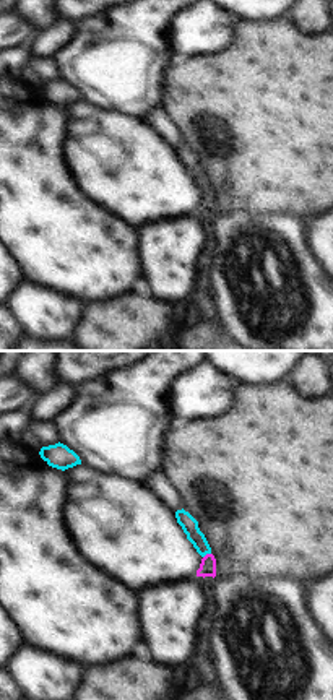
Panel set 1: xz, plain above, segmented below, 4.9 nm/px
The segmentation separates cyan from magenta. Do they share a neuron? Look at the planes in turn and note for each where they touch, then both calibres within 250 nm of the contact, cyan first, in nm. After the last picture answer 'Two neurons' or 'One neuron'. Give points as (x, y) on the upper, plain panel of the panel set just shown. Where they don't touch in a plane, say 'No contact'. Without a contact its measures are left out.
Touches cyan at (207, 189). Thickness 80 nm (cyan) against 80 nm

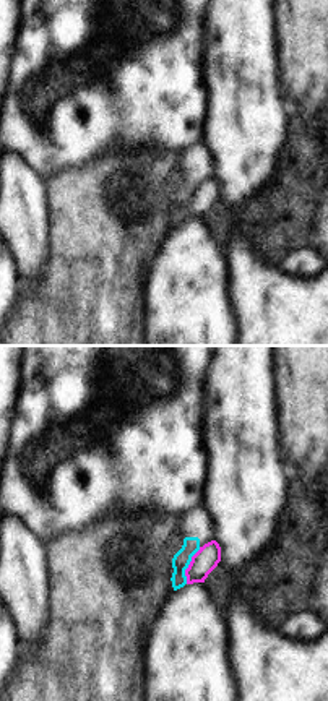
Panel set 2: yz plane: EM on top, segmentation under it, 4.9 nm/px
Touches cyan at (189, 200). Thickness 90 nm (cyan) against 120 nm

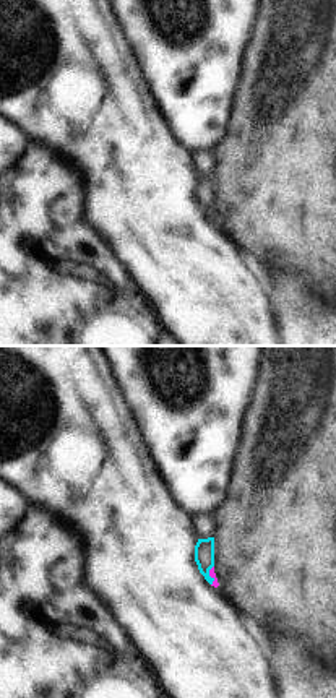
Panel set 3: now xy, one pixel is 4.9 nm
Touches cyan at (208, 211). Thickness 100 nm (cyan) against 30 nm

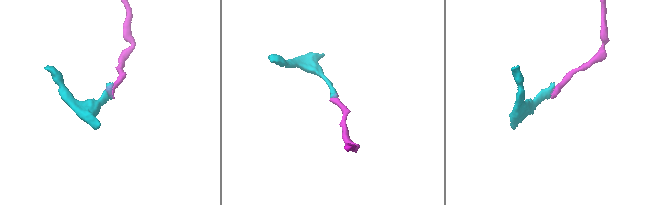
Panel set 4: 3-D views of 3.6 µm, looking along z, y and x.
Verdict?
One neuron

